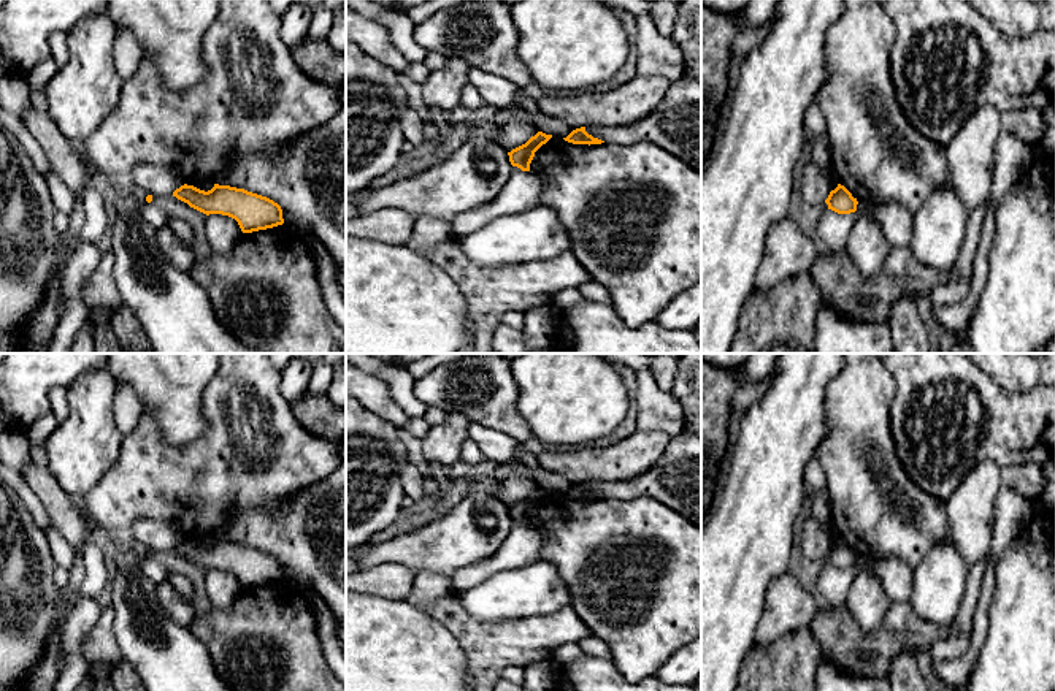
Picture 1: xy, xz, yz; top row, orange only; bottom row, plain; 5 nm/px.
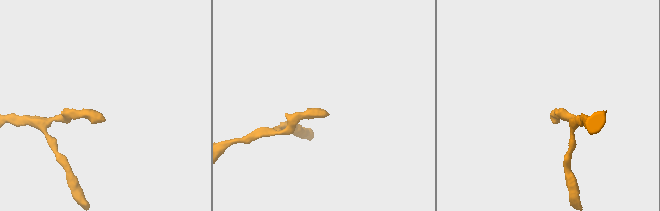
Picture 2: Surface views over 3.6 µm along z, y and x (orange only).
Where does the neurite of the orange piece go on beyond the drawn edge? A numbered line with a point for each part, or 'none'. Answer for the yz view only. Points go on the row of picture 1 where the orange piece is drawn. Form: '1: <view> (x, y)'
none

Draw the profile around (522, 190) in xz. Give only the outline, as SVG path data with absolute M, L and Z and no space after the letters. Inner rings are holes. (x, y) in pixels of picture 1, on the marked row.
M512 166L508 182L492 203L455 219L452 223L454 235L458 238L470 231L476 231L500 216L517 214L536 208L541 204L541 193L543 181L538 174Z

